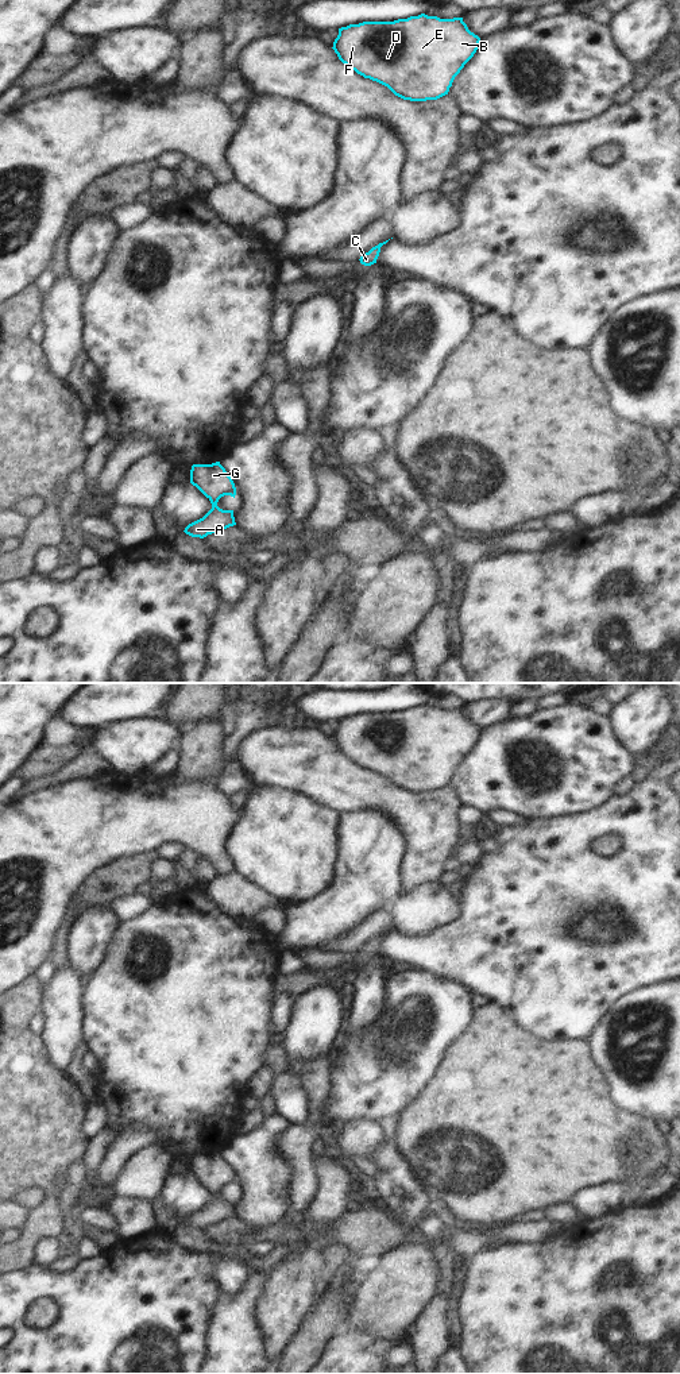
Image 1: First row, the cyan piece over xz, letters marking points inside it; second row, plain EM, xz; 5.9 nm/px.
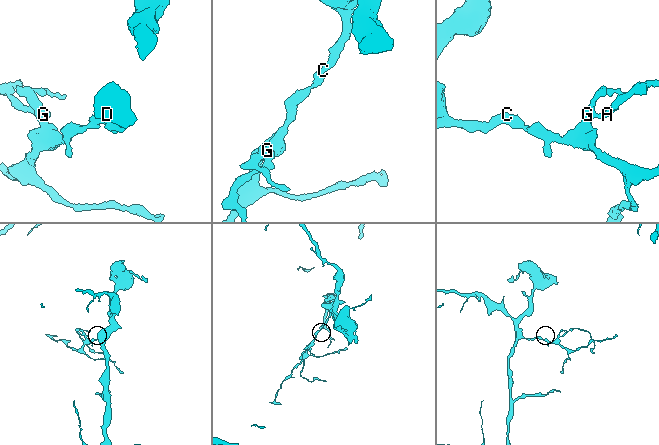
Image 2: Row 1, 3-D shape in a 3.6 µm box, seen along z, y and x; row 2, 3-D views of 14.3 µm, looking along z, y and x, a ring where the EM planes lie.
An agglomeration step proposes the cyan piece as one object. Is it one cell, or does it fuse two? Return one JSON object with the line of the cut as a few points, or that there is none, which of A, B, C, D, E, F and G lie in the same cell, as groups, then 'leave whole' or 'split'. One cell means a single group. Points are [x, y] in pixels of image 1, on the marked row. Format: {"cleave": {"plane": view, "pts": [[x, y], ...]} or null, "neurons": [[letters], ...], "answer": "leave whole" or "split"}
{"cleave": null, "neurons": [["A", "B", "C", "D", "E", "F", "G"]], "answer": "leave whole"}

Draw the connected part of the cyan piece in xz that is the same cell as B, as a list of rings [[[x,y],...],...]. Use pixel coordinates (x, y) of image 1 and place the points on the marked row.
[[[421,13],[394,22],[363,22],[339,28],[333,50],[339,59],[364,78],[387,86],[395,96],[410,101],[437,100],[448,94],[455,77],[474,57],[480,38],[471,32],[463,18],[440,19]]]

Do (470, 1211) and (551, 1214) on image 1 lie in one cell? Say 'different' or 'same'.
different

